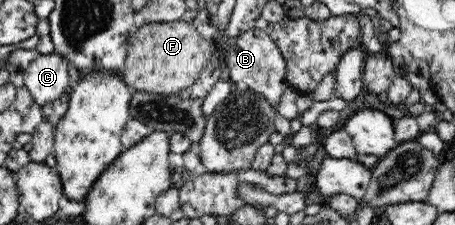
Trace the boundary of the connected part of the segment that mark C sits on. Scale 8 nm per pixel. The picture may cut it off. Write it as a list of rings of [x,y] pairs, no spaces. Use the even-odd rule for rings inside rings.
[[[56,53],[40,54],[25,69],[23,82],[38,105],[56,101],[70,89],[68,61]]]

